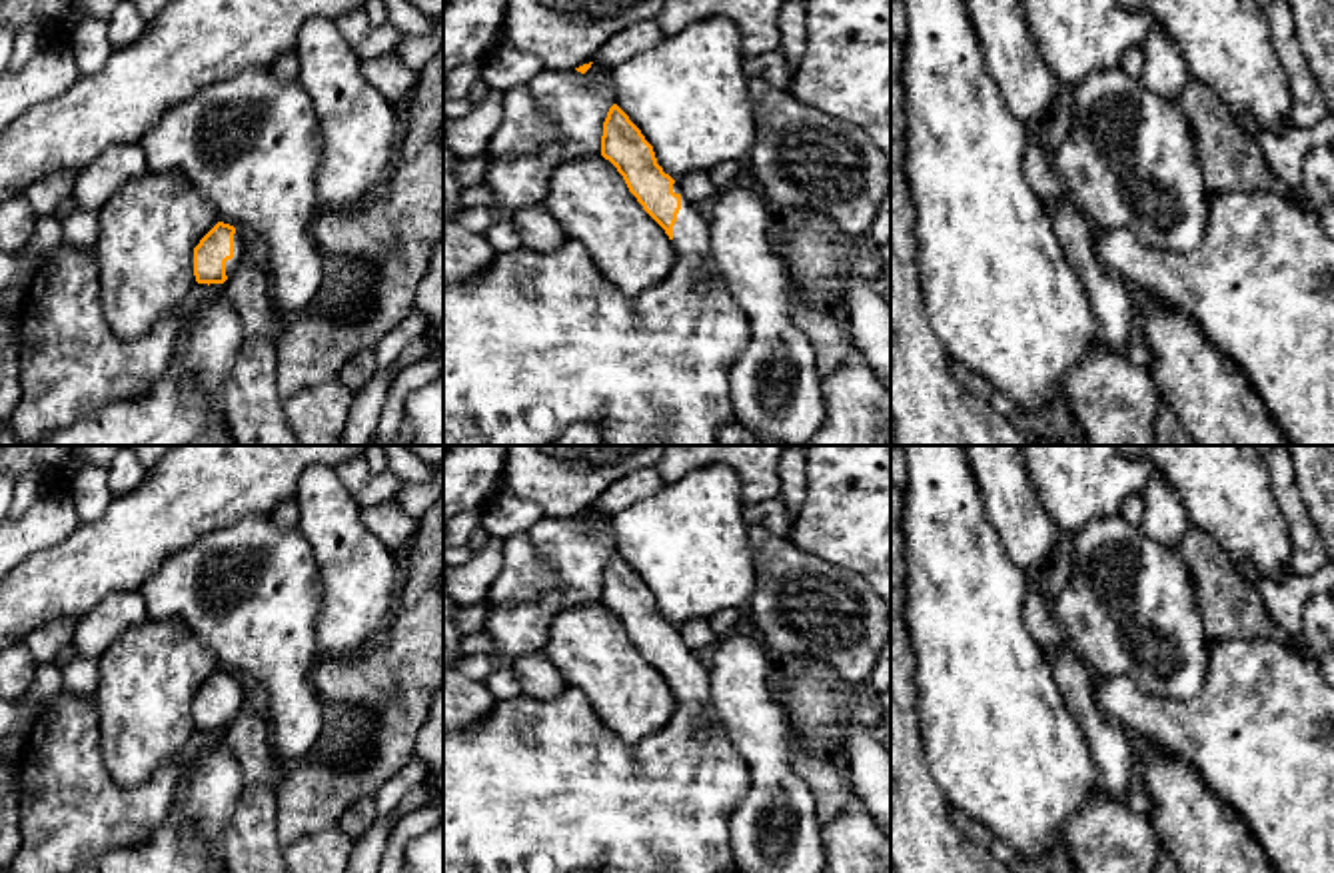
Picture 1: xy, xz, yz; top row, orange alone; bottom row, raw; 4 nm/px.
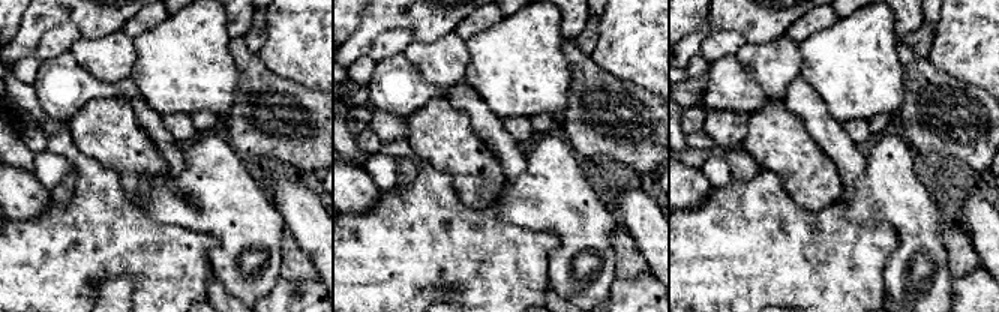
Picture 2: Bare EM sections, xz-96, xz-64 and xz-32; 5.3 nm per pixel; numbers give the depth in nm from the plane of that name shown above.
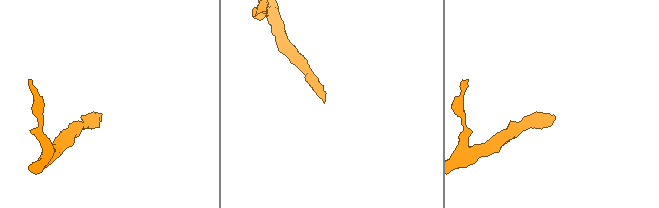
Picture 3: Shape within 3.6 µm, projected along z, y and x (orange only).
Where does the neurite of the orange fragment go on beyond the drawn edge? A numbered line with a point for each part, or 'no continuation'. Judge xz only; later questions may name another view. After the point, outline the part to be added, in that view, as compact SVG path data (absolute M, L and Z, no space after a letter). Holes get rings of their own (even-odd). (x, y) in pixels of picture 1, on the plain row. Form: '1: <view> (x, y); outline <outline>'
1: xz (538, 786); outline M679 629L673 631L673 639L681 643L671 687L677 713L665 729L641 741L629 743L619 737L593 709L585 691L569 685L551 701L523 695L513 701L497 701L485 719L463 729L443 729L443 873L729 873L735 869L729 819L747 793L751 775L727 737L709 723L709 669L683 643Z

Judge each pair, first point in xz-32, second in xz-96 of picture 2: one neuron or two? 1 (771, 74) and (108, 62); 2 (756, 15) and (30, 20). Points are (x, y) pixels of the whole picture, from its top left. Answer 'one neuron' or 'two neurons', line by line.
1: one neuron
2: one neuron

